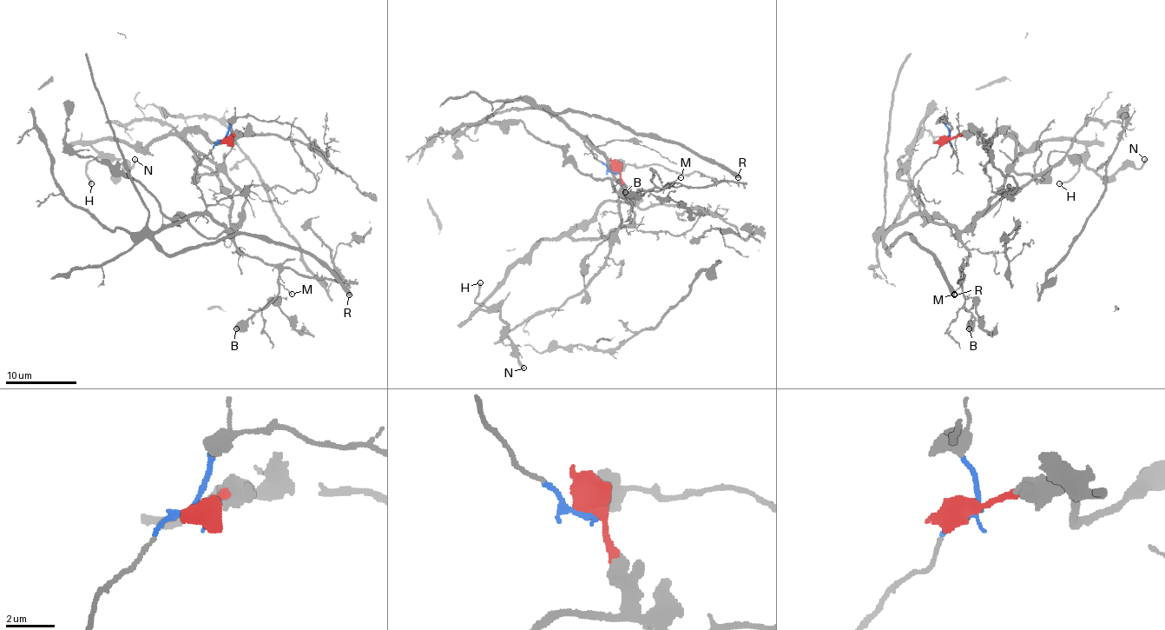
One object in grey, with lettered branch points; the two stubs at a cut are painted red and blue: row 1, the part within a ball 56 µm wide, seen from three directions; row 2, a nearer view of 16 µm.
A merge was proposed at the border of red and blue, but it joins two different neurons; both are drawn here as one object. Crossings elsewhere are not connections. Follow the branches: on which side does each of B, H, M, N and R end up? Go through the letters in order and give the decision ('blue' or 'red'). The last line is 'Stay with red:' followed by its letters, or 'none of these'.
B: blue
H: red
M: blue
N: red
R: blue
Stay with red: H, N

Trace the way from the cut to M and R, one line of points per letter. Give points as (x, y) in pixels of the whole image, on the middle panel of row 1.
M: (614, 171), (598, 161), (585, 144), (583, 135), (605, 157), (612, 176), (629, 193), (660, 191), (681, 176)
R: (614, 171), (598, 161), (585, 135), (595, 146), (543, 108), (656, 134), (738, 176)

